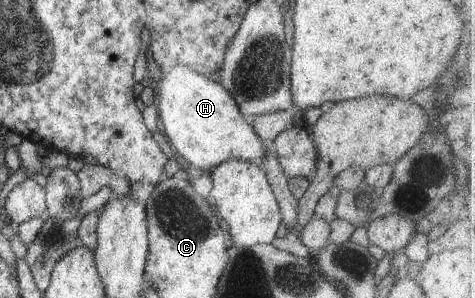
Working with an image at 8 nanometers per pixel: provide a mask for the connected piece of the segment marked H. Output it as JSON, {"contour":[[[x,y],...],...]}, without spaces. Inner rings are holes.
{"contour":[[[175,66],[168,74],[162,75],[159,82],[160,99],[158,116],[160,130],[165,135],[174,153],[181,155],[192,167],[209,170],[229,160],[245,160],[252,163],[262,162],[266,151],[271,146],[262,141],[256,131],[244,120],[232,95],[219,83],[211,81],[203,74],[195,73],[189,68]]]}

